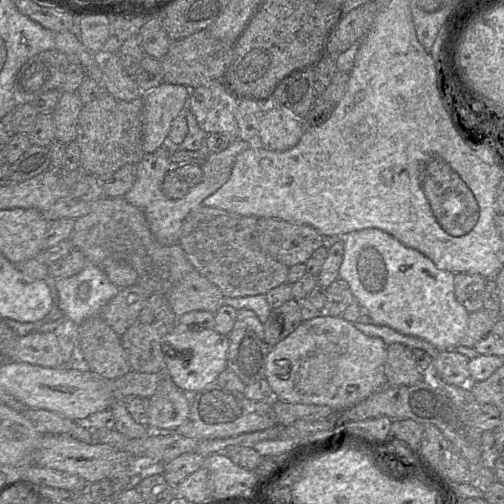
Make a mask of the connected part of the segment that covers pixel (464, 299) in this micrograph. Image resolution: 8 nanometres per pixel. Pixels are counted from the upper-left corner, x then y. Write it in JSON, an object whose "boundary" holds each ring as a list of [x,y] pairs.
{"boundary":[[[468,272],[455,273],[455,297],[469,313],[483,309],[485,280],[480,274]]]}

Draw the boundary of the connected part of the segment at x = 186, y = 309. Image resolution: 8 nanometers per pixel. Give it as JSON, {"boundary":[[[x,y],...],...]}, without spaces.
{"boundary":[[[195,269],[166,295],[173,313],[180,317],[192,311],[207,311],[215,314],[224,306],[225,296]]]}

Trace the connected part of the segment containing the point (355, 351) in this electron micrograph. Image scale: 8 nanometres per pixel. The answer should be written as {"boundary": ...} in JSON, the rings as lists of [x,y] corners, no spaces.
{"boundary":[[[319,315],[302,322],[286,338],[269,348],[264,379],[273,392],[274,400],[294,404],[328,406],[335,411],[344,411],[386,386],[383,374],[386,357],[387,345],[380,338],[363,334],[341,316]]]}

